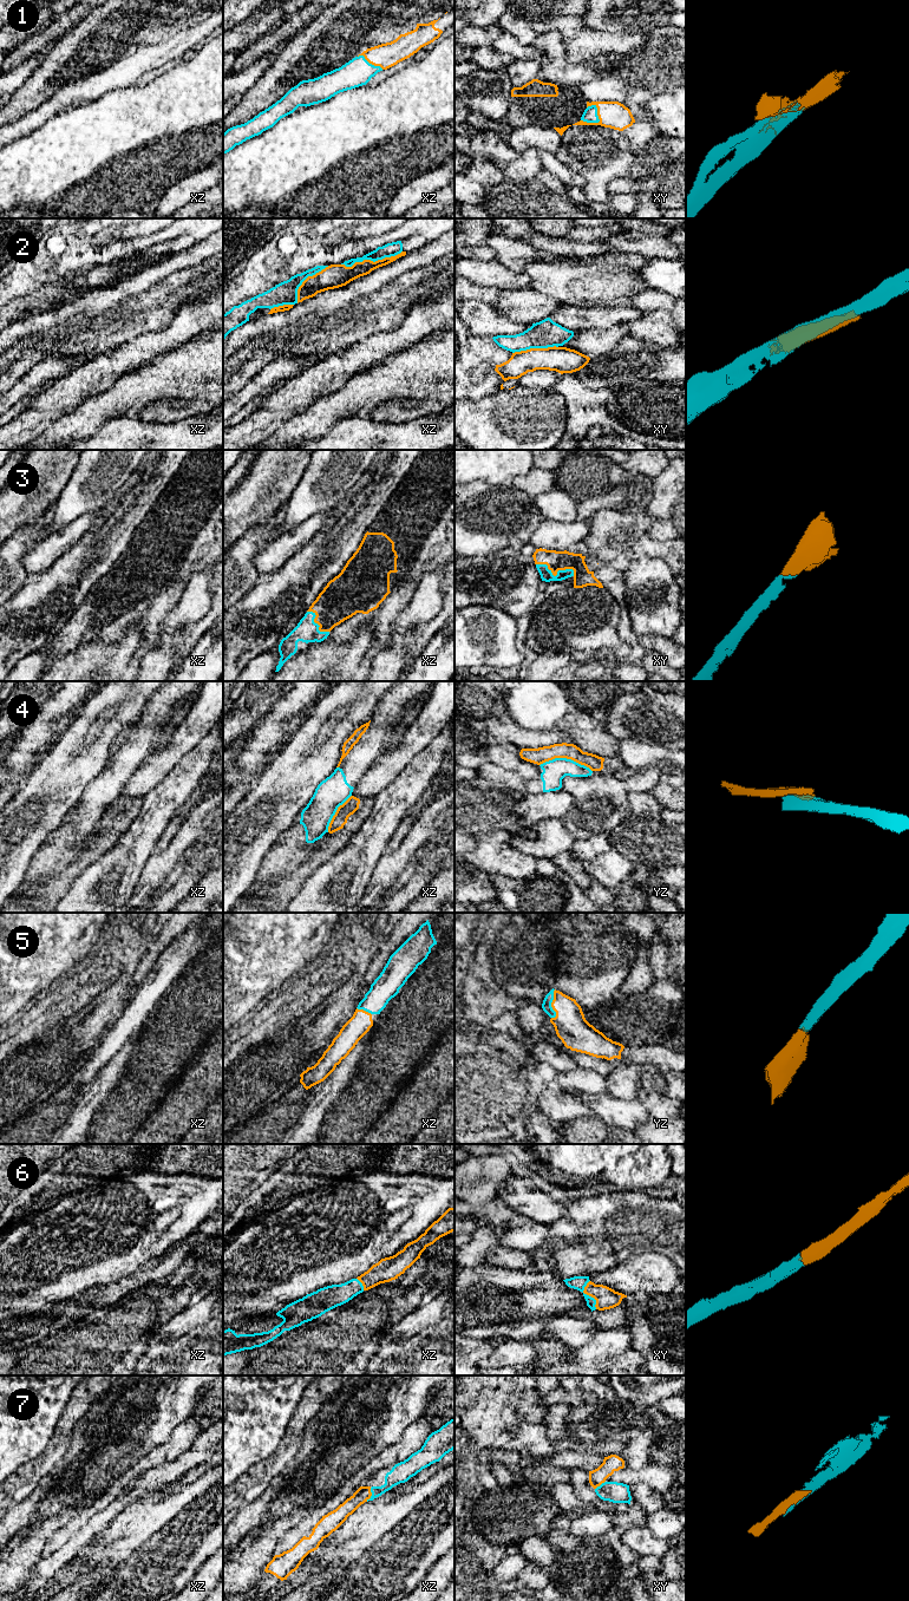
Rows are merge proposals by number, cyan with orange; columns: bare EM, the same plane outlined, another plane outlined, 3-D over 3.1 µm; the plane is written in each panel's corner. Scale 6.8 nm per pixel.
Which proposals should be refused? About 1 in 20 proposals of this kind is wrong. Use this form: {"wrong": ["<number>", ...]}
{"wrong": ["2", "4"]}

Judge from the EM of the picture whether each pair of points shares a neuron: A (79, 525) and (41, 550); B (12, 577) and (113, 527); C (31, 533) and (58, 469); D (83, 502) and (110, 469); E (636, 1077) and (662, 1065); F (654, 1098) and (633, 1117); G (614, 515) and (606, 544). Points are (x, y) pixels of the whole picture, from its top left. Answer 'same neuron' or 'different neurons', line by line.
A: same neuron
B: different neurons
C: different neurons
D: same neuron
E: different neurons
F: different neurons
G: same neuron

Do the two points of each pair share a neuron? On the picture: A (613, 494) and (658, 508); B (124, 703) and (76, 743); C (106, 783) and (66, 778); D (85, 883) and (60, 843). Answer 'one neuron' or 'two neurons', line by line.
A: two neurons
B: one neuron
C: two neurons
D: two neurons

